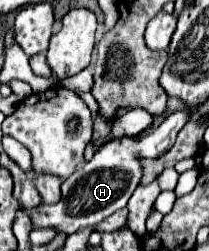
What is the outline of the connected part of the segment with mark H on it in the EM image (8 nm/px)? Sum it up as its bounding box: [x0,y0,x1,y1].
[32,111,188,233]

